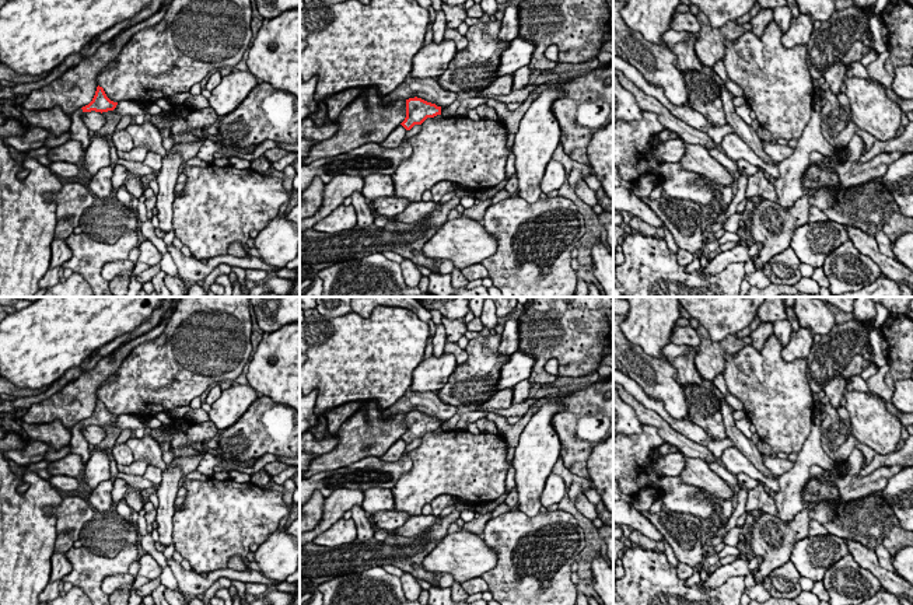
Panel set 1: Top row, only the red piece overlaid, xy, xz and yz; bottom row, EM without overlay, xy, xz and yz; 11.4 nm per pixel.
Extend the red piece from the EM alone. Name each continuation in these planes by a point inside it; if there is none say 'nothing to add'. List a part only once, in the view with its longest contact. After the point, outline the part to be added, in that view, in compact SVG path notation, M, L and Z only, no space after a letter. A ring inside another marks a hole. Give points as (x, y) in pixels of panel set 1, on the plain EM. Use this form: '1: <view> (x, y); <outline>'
1: xy (79, 444); M77 423L73 429L70 429L71 431L71 440L70 440L70 445L71 445L71 451L70 454L77 454L81 457L83 464L85 465L85 462L90 459L91 457L91 451L88 448L88 441L85 440L85 437L83 436L83 423Z

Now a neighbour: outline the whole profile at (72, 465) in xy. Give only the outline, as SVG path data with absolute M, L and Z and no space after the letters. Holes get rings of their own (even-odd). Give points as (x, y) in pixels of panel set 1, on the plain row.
M67 454L64 458L53 461L48 466L48 472L50 473L50 476L64 475L77 479L83 479L84 469L85 466L81 461L81 457L77 454Z

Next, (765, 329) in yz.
M760 322L759 326L751 332L752 346L756 350L762 350L766 340L773 335L773 324Z

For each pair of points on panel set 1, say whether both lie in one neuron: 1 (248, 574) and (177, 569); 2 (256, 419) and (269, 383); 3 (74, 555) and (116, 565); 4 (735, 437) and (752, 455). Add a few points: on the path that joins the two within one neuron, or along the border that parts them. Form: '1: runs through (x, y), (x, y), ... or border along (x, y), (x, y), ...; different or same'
1: runs through (230, 573), (219, 573), (209, 580), (195, 580); same
2: border along (263, 395), (284, 405); different
3: runs through (84, 563), (107, 565); same
4: runs through (740, 441), (749, 451); same

